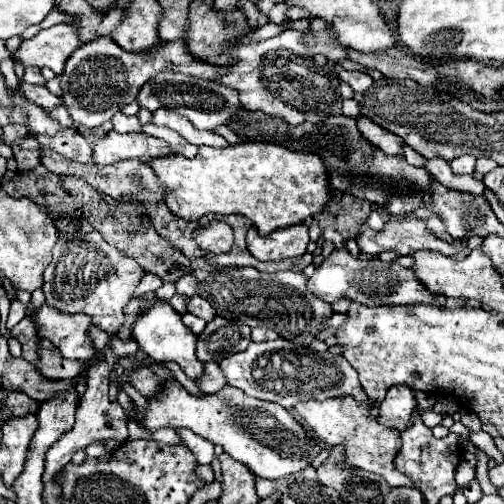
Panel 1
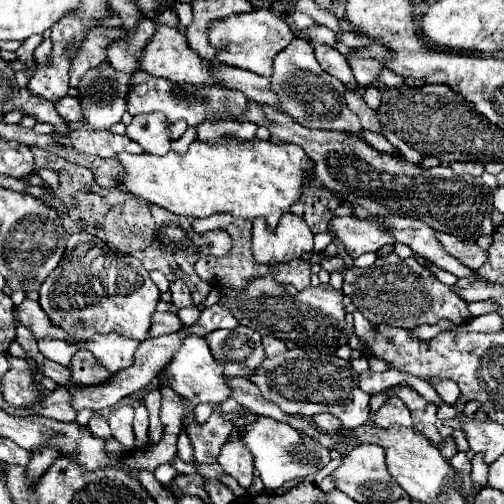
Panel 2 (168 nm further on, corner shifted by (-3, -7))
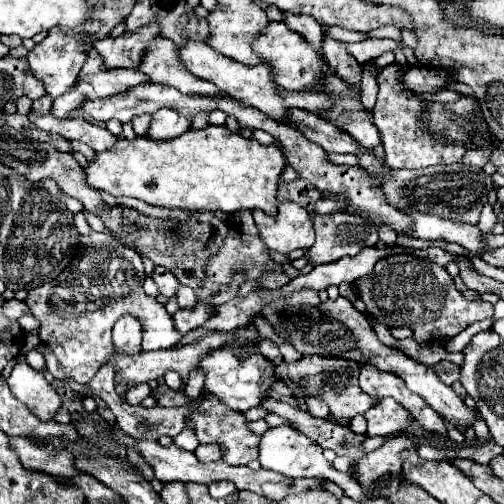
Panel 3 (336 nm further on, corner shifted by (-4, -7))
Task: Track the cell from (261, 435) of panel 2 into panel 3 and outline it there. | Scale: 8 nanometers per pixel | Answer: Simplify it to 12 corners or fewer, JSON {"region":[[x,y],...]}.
{"region":[[288,424],[266,430],[262,468],[290,478],[326,478],[350,498],[360,484],[336,472],[320,444]]}

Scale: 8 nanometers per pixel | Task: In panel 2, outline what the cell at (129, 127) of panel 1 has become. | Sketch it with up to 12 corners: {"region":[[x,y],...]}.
{"region":[[159,112],[135,116],[127,136],[145,152],[171,148],[171,122]]}

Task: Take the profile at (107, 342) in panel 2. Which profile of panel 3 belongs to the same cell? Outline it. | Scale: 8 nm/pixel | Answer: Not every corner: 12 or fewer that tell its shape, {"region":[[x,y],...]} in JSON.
{"region":[[124,316],[112,330],[114,352],[142,354],[140,324]]}

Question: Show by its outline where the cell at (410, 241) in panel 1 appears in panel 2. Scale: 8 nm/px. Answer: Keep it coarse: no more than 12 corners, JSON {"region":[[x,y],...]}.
{"region":[[333,218],[329,234],[353,260],[395,244],[375,220]]}

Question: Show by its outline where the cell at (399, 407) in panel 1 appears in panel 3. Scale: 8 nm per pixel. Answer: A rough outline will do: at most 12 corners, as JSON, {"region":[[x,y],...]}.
{"region":[[396,400],[366,414],[368,436],[400,436],[412,414]]}

